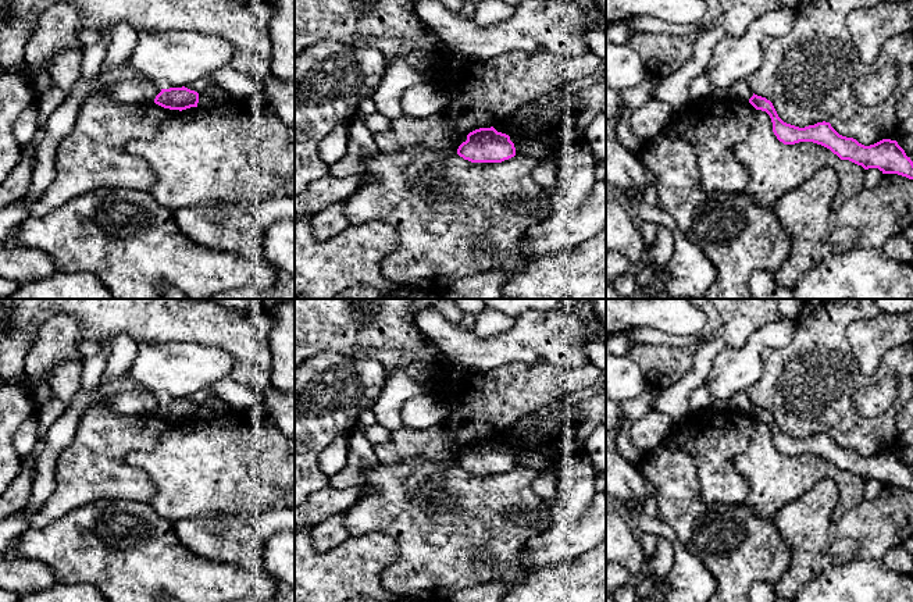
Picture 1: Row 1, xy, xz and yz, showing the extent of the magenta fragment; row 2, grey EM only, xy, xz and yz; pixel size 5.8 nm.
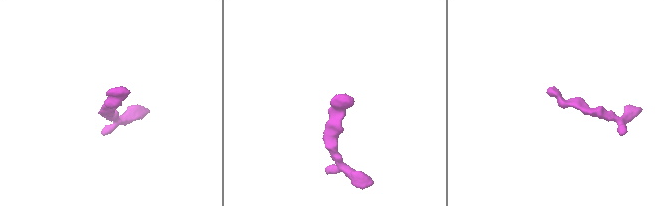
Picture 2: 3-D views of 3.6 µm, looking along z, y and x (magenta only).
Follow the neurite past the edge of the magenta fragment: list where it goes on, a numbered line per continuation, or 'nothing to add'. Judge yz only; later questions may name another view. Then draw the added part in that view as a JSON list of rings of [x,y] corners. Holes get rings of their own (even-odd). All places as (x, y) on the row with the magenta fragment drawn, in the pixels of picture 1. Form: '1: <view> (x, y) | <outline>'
nothing to add

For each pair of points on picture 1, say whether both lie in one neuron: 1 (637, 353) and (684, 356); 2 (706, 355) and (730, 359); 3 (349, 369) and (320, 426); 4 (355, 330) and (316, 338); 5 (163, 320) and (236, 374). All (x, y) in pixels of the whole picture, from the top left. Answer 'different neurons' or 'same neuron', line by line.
1: same neuron
2: different neurons
3: same neuron
4: same neuron
5: same neuron

